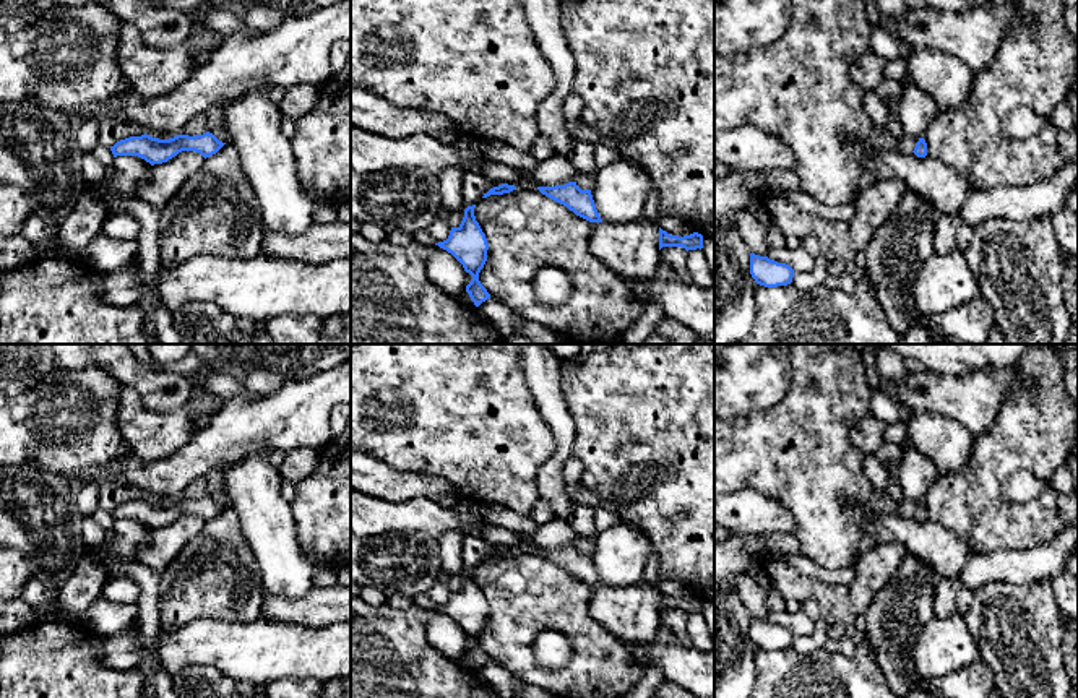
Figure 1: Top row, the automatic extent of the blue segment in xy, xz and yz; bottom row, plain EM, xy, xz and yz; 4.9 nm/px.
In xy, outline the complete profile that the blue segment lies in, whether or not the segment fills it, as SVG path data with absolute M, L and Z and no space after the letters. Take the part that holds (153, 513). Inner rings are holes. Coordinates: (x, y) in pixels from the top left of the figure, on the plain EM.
M213 497L203 498L177 498L169 503L153 502L149 498L130 500L117 505L110 515L117 519L138 519L154 528L162 528L177 519L182 515L200 516L205 523L216 518L226 506L219 505Z

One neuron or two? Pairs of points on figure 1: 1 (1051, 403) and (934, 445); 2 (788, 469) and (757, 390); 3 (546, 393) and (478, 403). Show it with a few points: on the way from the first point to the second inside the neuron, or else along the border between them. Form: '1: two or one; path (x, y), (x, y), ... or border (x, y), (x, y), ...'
1: two; border (976, 437), (970, 461), (957, 471)
2: two; border (791, 383), (789, 390), (775, 405), (731, 419)
3: two; border (520, 361), (536, 411), (549, 429)

